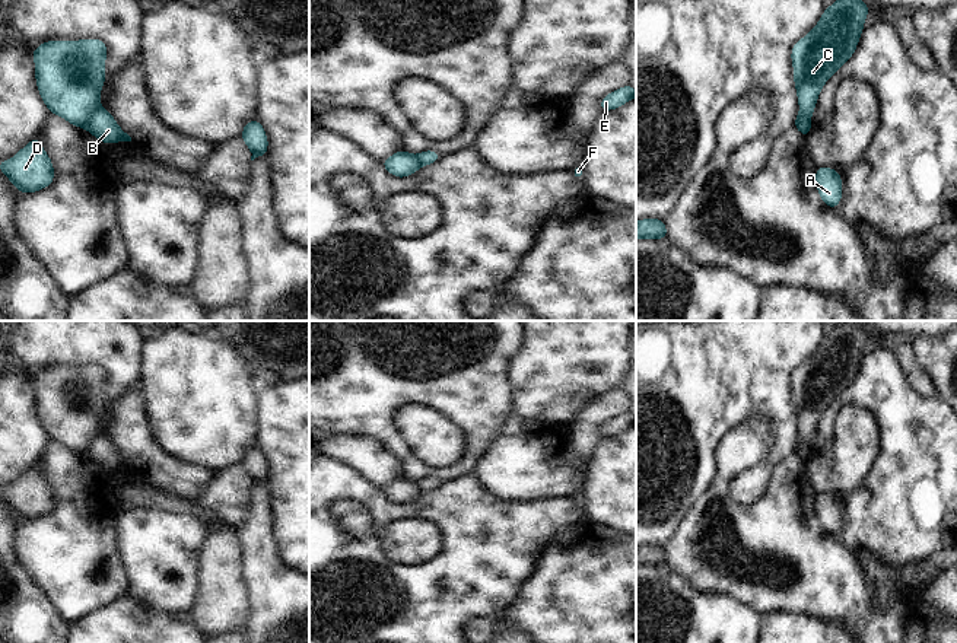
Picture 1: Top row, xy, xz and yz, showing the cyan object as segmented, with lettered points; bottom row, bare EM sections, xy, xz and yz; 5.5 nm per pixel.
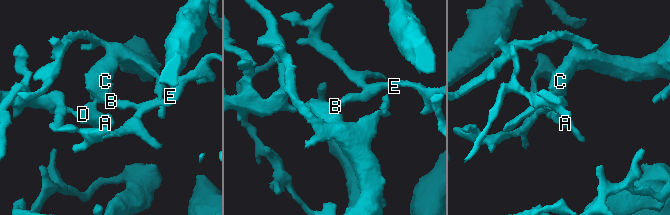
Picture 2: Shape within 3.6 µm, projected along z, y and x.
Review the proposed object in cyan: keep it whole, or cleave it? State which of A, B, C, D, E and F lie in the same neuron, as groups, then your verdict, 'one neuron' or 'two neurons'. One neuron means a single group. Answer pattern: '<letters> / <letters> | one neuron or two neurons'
A C D F / B E | two neurons

